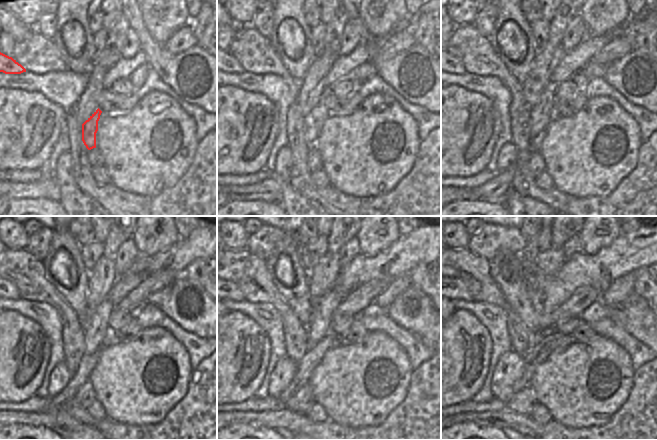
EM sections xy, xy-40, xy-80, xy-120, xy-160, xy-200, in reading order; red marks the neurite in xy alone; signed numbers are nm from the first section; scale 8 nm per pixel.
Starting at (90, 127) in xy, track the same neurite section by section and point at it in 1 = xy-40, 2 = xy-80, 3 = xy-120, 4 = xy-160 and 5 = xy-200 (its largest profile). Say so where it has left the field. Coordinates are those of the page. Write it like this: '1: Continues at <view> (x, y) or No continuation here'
1: Continues at xy-40 (316, 118)
2: Continues at xy-80 (541, 114)
3: Continues at xy-120 (96, 332)
4: Continues at xy-160 (420, 246)
5: Continues at xy-200 (643, 247)

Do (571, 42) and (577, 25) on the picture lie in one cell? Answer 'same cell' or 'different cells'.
same cell

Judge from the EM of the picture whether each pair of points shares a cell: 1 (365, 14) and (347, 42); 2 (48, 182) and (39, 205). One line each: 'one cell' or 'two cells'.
1: two cells
2: two cells

